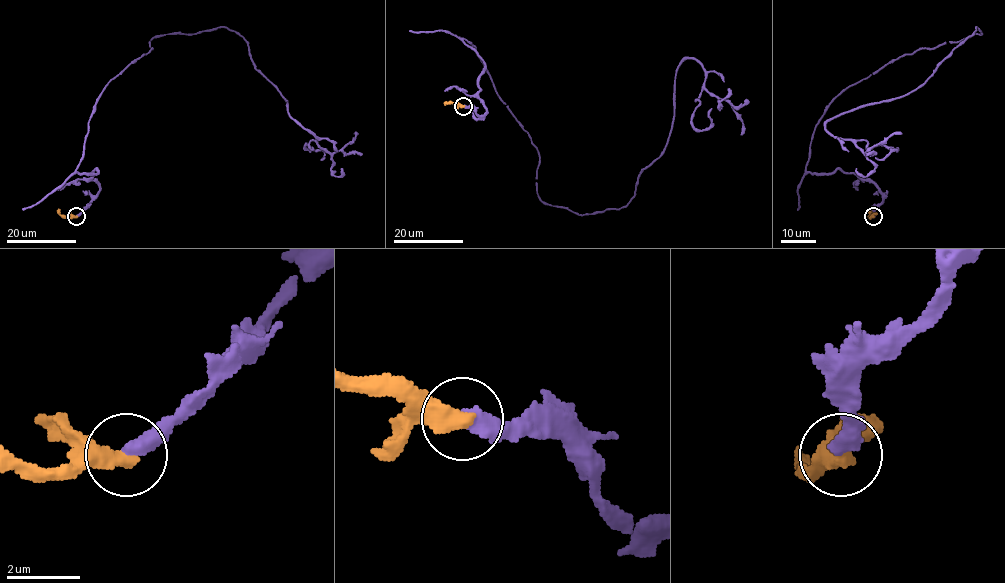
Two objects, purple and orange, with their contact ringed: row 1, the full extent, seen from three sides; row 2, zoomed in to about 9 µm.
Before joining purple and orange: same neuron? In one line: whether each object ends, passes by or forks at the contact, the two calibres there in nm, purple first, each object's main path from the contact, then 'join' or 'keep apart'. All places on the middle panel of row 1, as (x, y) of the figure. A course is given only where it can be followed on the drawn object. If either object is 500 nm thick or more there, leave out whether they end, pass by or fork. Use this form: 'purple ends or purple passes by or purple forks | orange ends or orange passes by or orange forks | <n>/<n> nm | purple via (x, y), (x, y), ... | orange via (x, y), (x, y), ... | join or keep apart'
480/550 nm | purple via (463, 105), (487, 109), (464, 39), (537, 194), (578, 214), (635, 194), (686, 58), (697, 129), (712, 108) | orange via (463, 106), (445, 104) | keep apart

